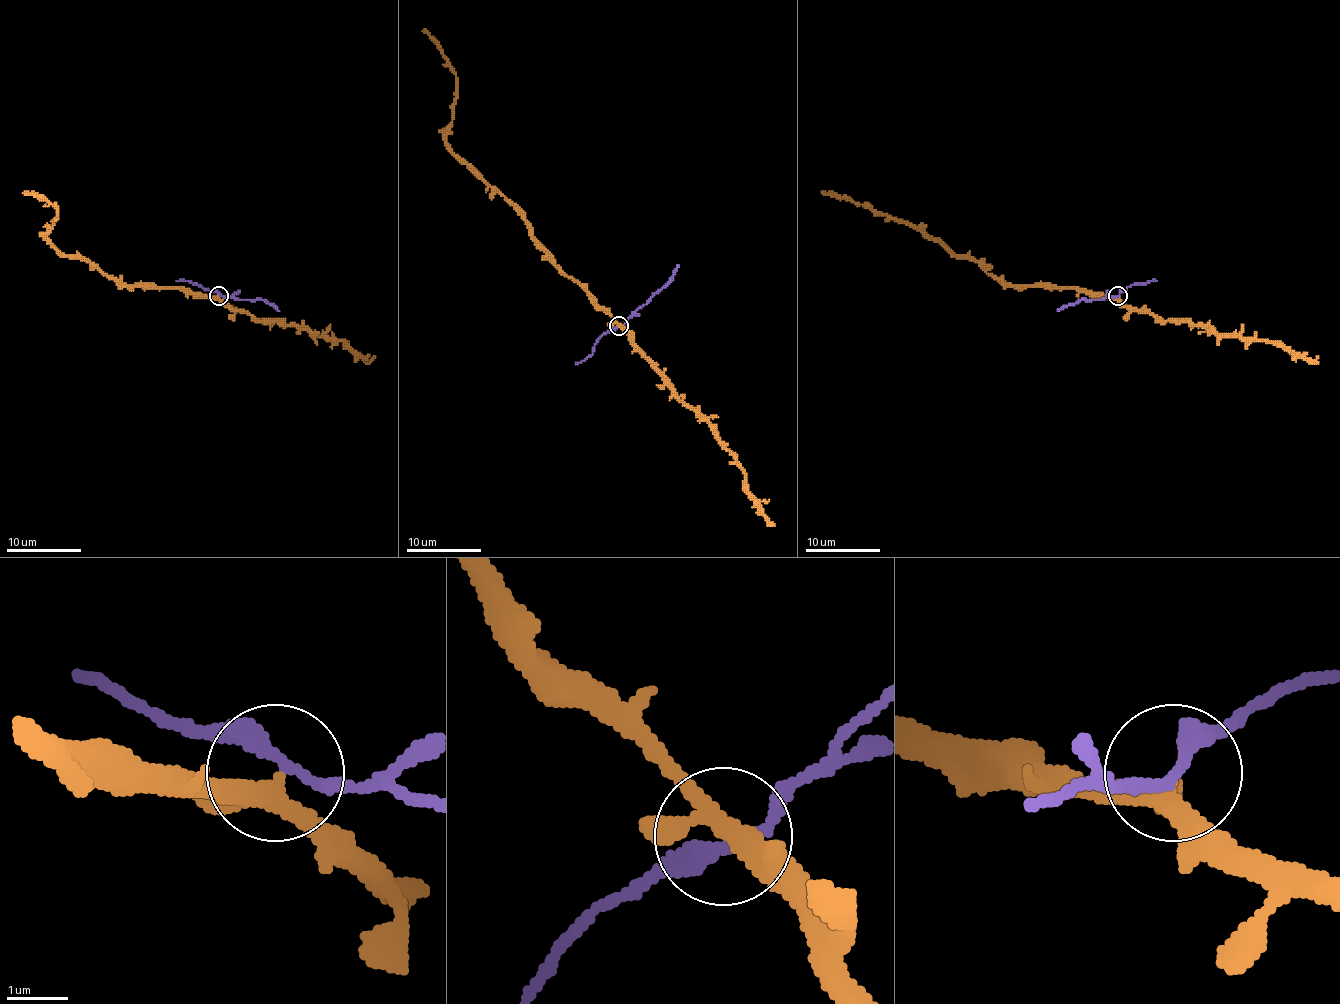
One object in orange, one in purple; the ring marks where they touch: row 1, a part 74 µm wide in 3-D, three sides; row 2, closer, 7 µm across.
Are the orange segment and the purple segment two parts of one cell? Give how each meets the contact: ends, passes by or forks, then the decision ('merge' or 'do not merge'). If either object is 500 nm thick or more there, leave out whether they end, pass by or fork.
orange forks | purple passes by | do not merge

